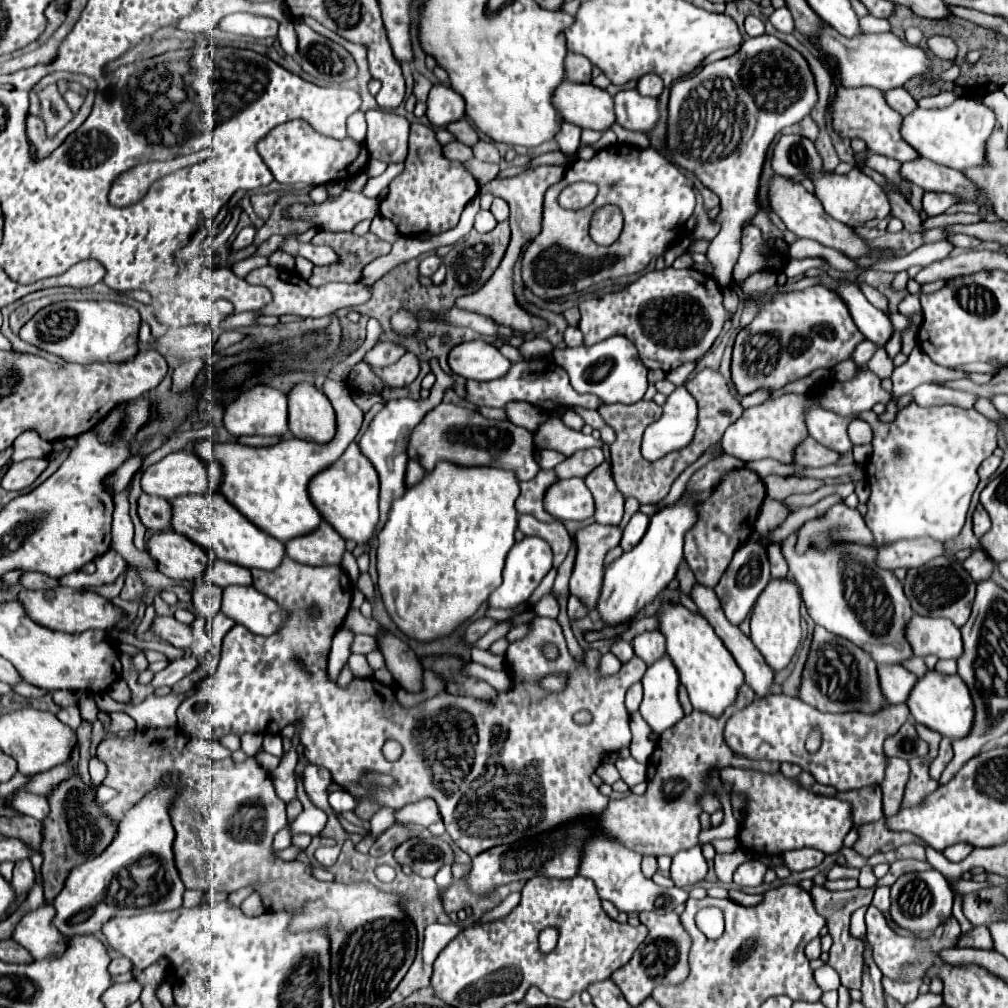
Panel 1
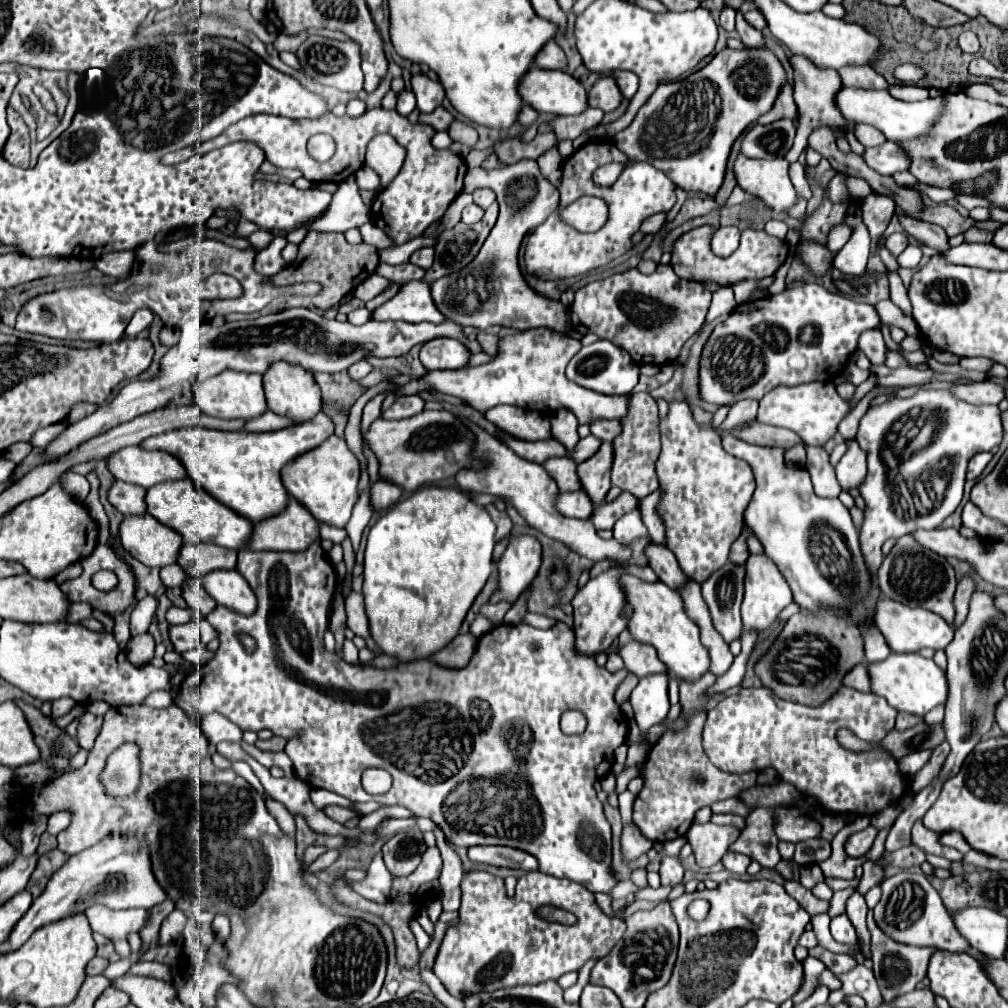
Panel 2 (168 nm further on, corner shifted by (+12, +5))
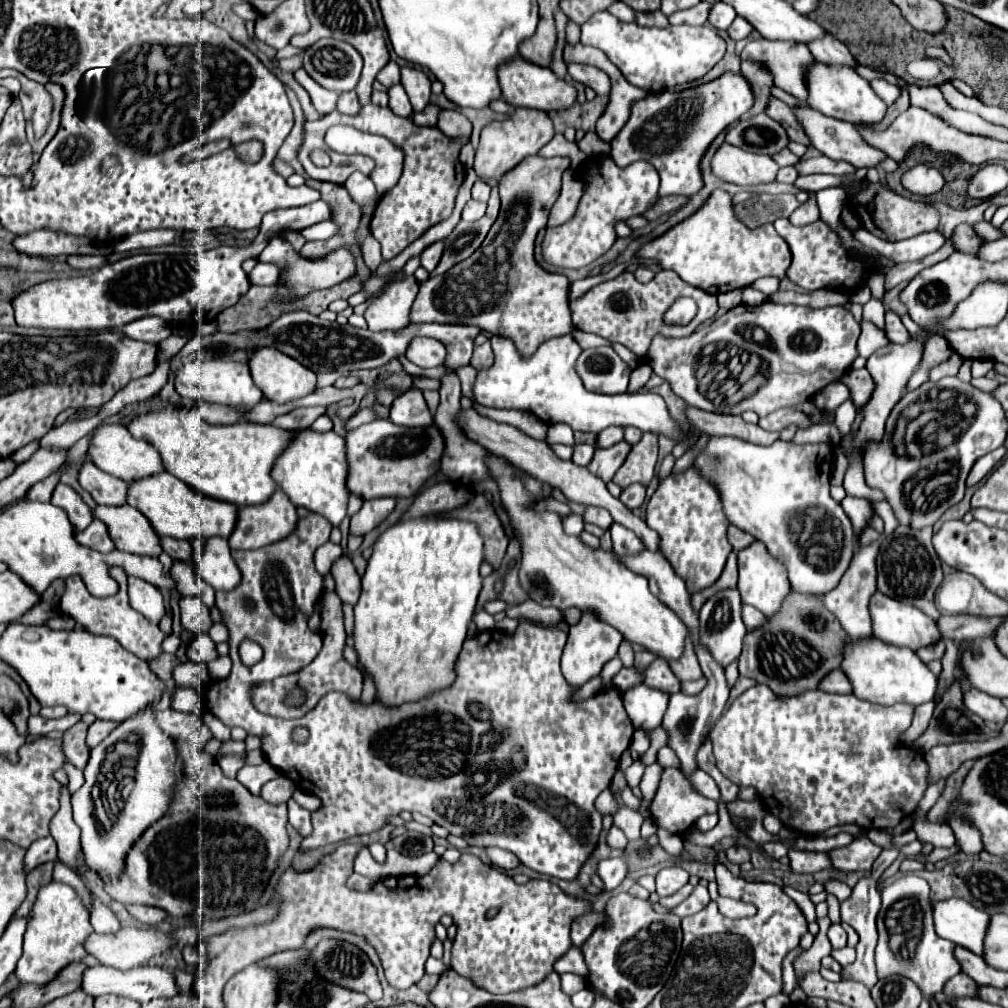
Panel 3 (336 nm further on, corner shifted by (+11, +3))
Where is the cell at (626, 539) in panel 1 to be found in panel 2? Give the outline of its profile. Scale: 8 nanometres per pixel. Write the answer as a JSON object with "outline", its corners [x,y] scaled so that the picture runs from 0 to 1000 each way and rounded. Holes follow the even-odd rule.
{"outline":[[[627,506],[623,510],[619,510],[611,520],[609,520],[609,534],[615,538],[615,540],[625,540],[637,532],[641,532],[643,526],[641,522],[637,520],[637,514],[635,514],[635,508],[633,506]]]}

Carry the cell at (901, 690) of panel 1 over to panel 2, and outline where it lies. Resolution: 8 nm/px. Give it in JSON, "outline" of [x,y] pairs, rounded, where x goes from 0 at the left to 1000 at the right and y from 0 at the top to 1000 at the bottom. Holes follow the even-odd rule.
{"outline":[[[851,659],[851,663],[845,663],[839,669],[839,679],[841,683],[847,683],[851,687],[863,687],[863,671],[859,665],[859,659]]]}

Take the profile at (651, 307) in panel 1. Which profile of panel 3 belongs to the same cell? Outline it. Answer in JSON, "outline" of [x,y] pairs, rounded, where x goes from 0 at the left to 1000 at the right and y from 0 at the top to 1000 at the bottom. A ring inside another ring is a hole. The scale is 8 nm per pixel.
{"outline":[[[656,268],[650,272],[650,276],[642,282],[632,280],[632,276],[626,270],[616,270],[612,276],[596,280],[592,284],[588,284],[582,292],[578,292],[576,296],[566,300],[566,313],[568,313],[568,323],[572,327],[578,329],[588,329],[596,335],[602,335],[604,339],[616,339],[618,343],[622,343],[628,351],[632,351],[634,355],[642,355],[646,339],[652,331],[660,333],[660,335],[680,335],[686,333],[693,321],[697,321],[699,317],[707,315],[713,308],[711,302],[711,294],[701,292],[689,284],[684,284],[682,280],[678,280],[670,270],[666,268]],[[684,294],[691,300],[691,312],[689,315],[680,321],[662,321],[658,317],[658,312],[668,304],[668,300],[672,296]]]}

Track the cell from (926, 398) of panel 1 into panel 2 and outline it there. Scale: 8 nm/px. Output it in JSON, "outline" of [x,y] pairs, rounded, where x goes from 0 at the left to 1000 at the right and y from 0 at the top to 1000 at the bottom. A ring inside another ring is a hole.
{"outline":[[[966,379],[958,383],[946,383],[944,389],[962,401],[992,401],[998,395],[998,389],[994,389],[994,381],[986,379]]]}

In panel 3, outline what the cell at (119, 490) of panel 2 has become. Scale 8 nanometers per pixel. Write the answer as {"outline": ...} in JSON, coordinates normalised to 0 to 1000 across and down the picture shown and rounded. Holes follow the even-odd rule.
{"outline":[[[82,460],[78,478],[84,486],[90,488],[96,500],[100,502],[124,502],[126,500],[126,486],[128,480],[122,476],[116,476],[114,472],[104,470],[94,460]]]}

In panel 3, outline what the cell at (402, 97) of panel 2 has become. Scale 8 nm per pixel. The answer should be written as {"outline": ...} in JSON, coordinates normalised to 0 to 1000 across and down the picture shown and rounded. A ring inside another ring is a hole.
{"outline":[[[392,83],[386,87],[386,107],[394,113],[394,115],[408,115],[410,107],[406,101],[406,95],[402,91],[402,87],[398,83]]]}

